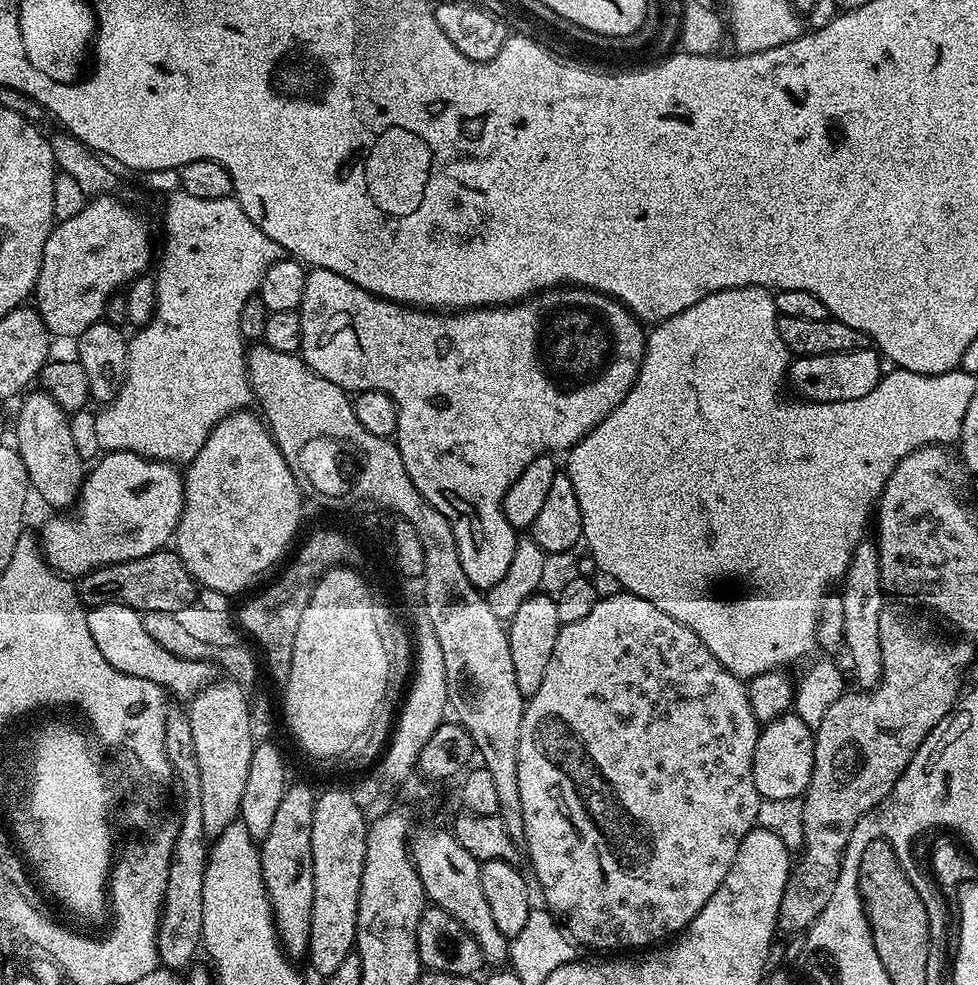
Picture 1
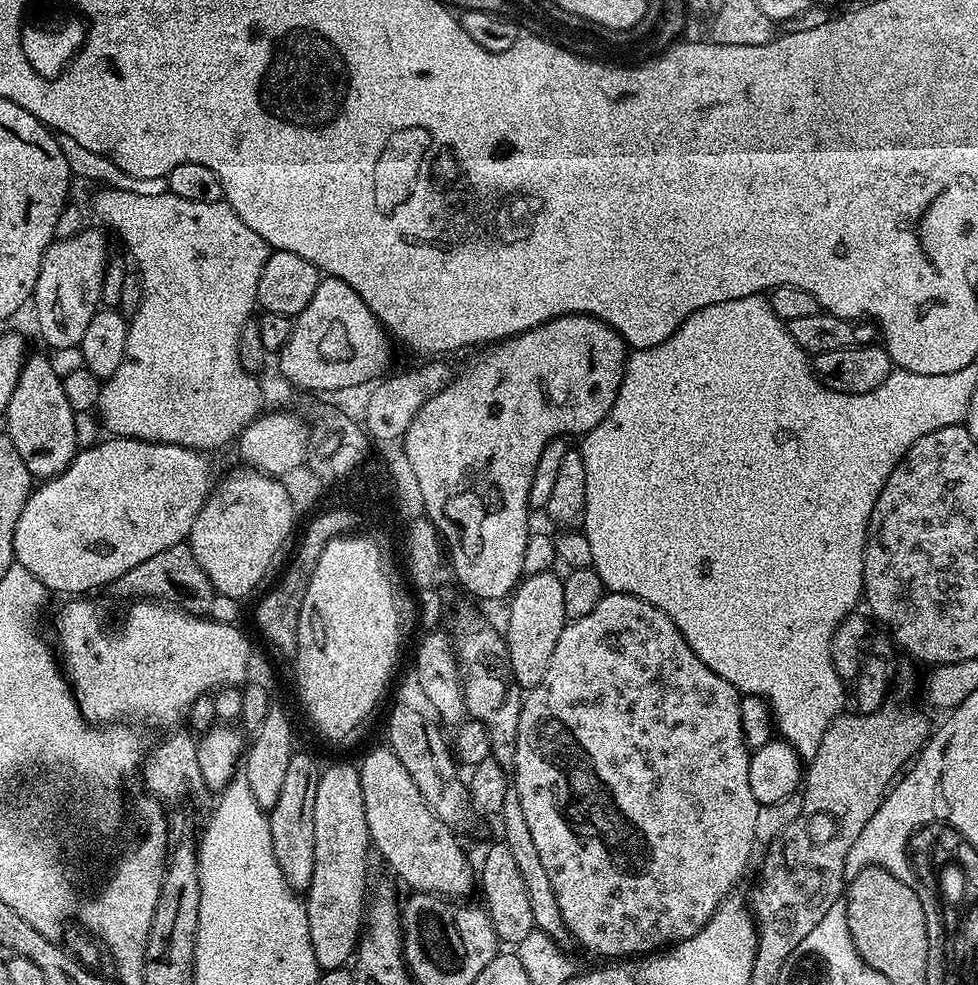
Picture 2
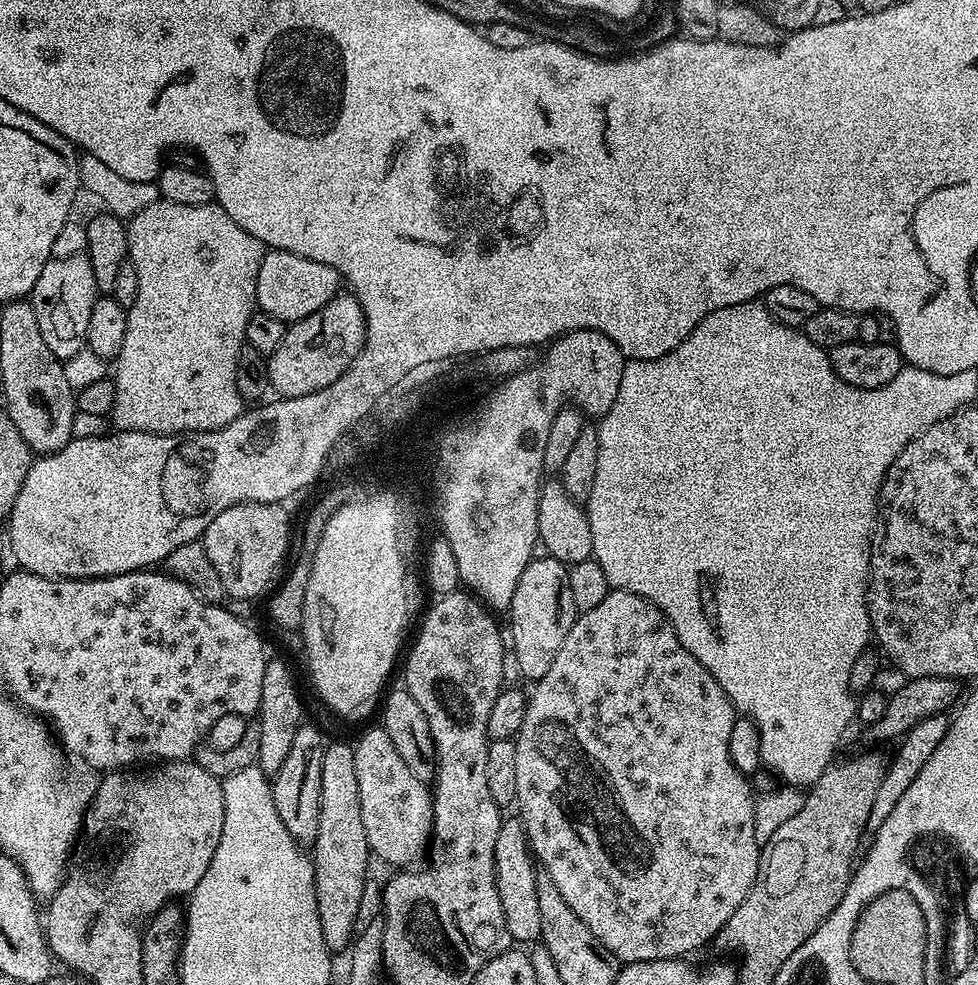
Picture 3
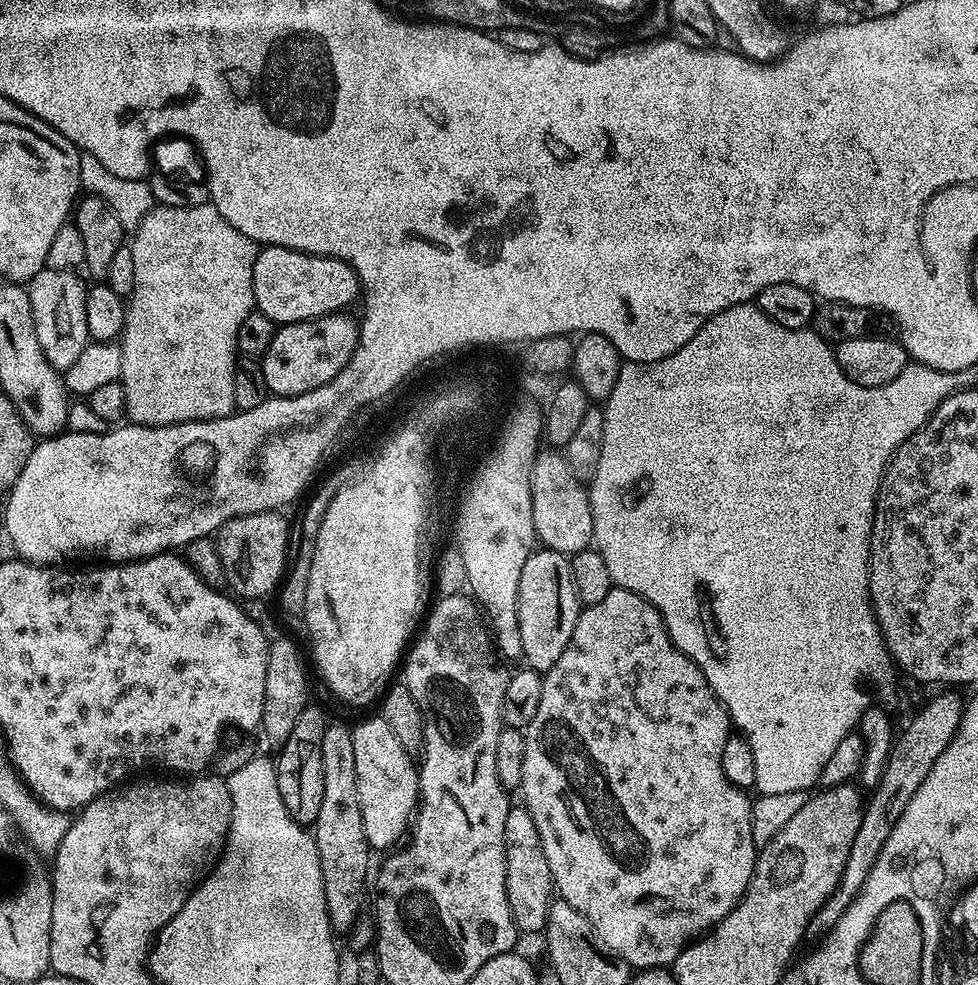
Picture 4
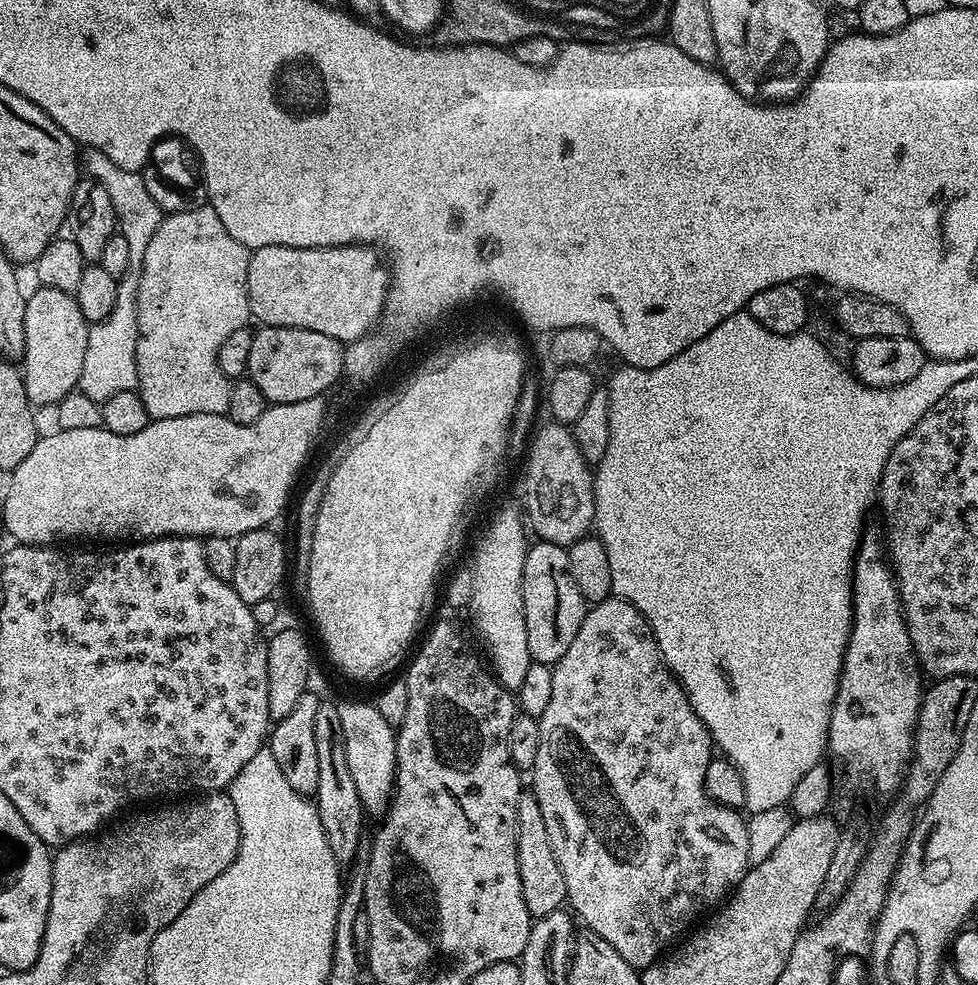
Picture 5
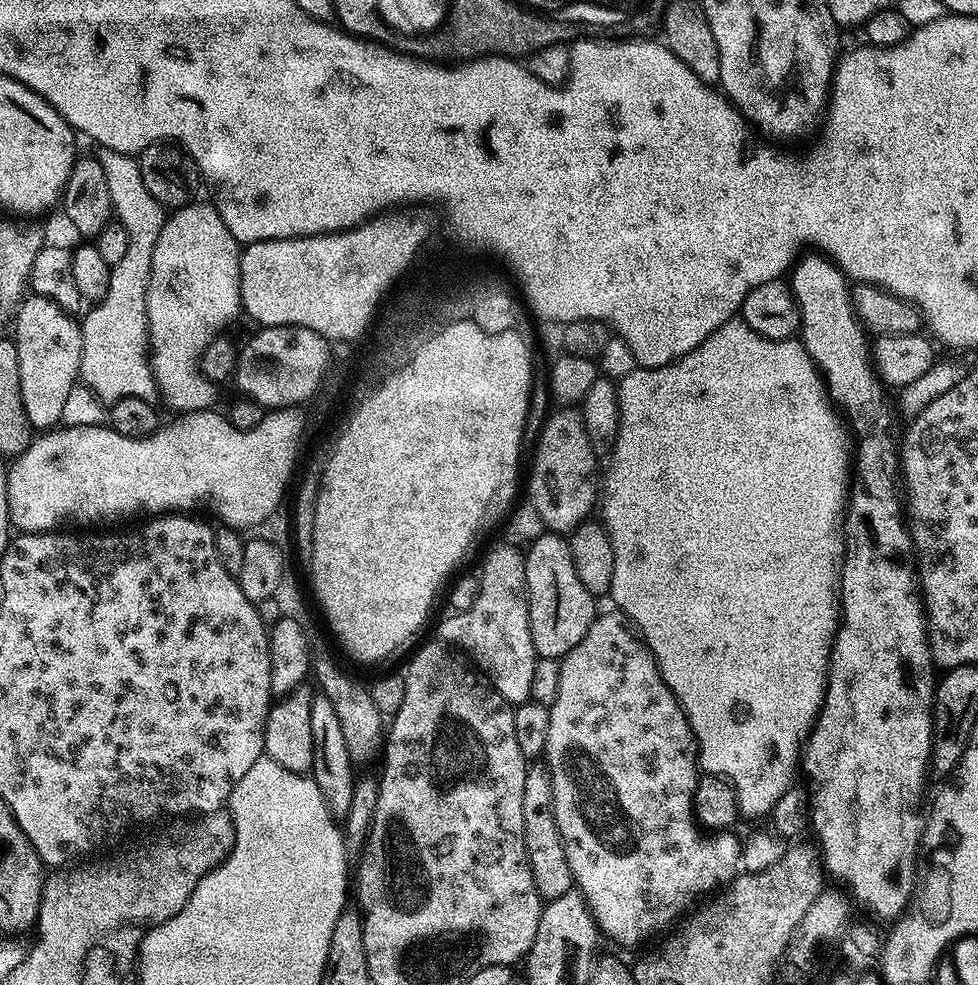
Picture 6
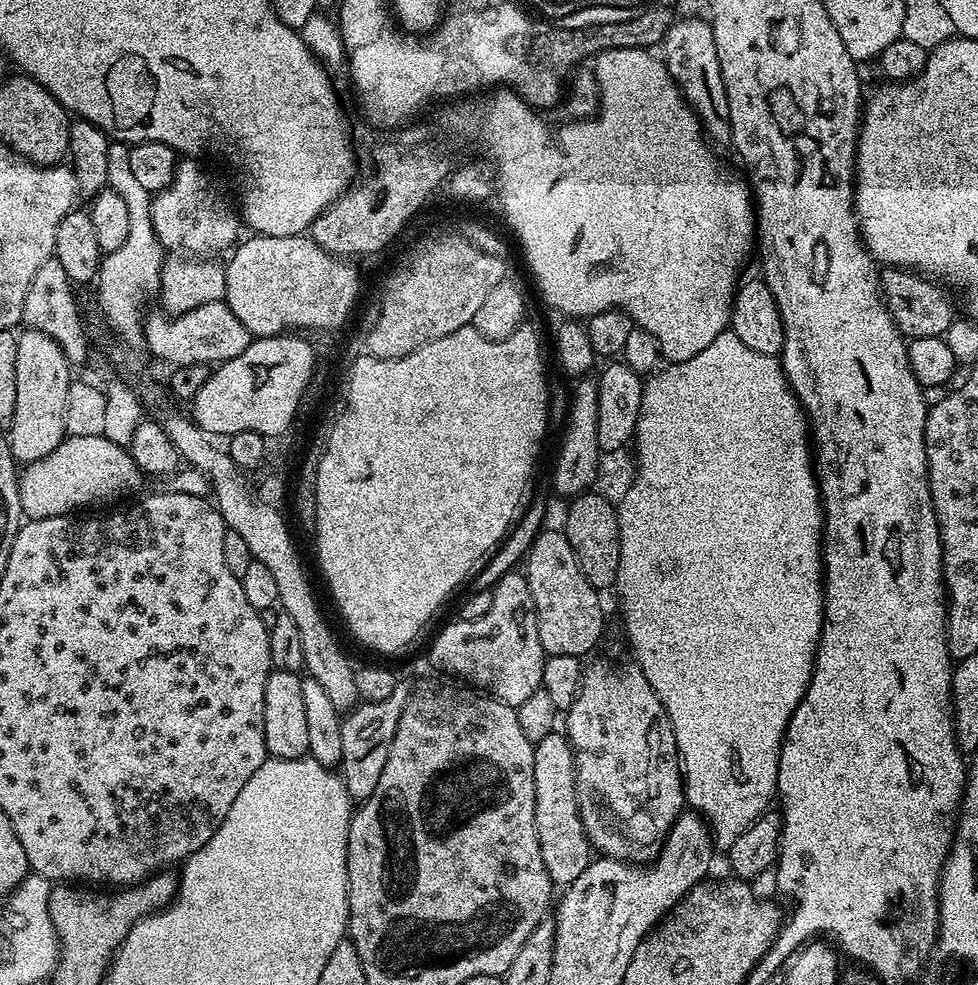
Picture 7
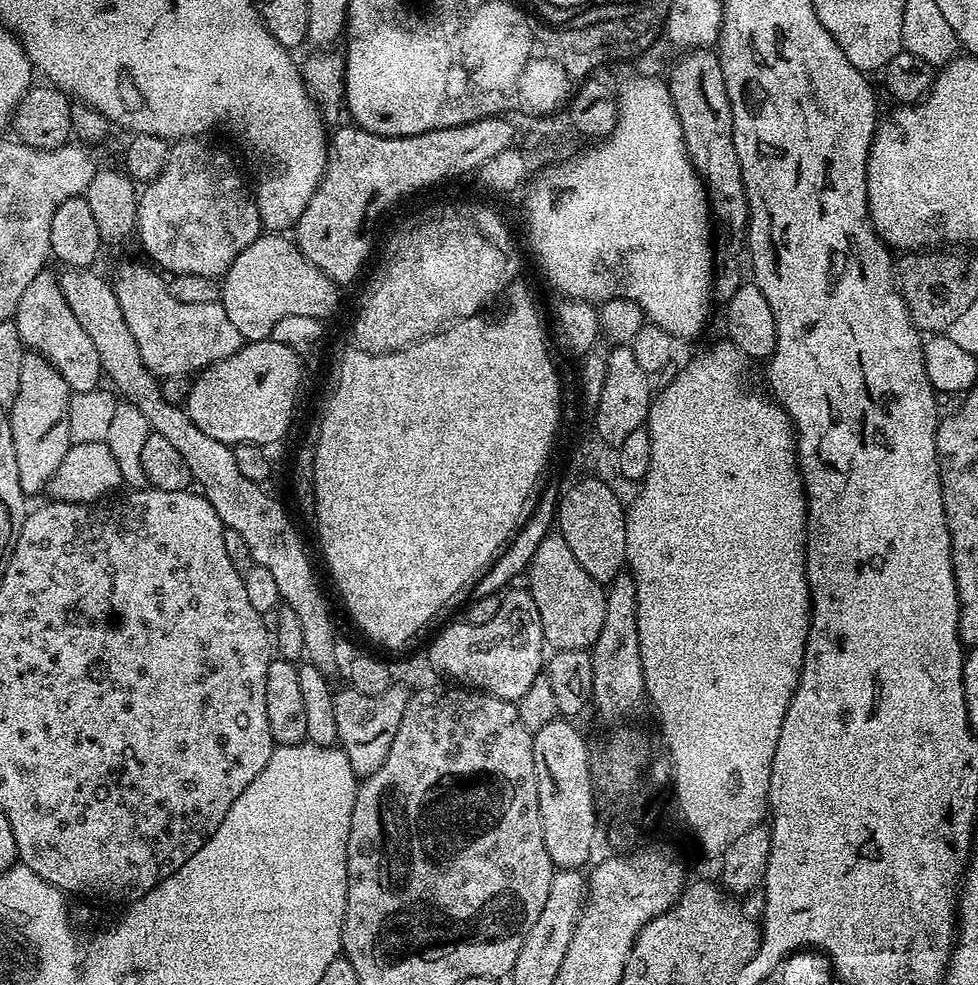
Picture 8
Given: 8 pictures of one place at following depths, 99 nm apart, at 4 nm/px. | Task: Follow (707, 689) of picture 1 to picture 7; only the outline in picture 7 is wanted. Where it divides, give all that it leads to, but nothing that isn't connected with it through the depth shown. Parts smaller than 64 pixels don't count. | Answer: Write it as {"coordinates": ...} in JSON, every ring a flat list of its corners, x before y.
{"coordinates":[[596,660,592,665,584,668,584,676,580,680,580,689,574,698,574,702,566,710,568,716,568,732,566,739,574,753,574,791,576,793,576,810,580,818,580,826,584,829,585,837,593,849,596,848,601,857,610,860,626,860,633,864,651,862,660,855,660,848,664,844,664,839,668,836,668,831,672,829,673,822,677,816,686,808,686,797,684,794,684,777,682,775,682,765,680,753,676,750,676,739,670,718,658,698,654,694,654,686,646,682,646,674,639,664,629,662,629,664,611,664,608,660]]}

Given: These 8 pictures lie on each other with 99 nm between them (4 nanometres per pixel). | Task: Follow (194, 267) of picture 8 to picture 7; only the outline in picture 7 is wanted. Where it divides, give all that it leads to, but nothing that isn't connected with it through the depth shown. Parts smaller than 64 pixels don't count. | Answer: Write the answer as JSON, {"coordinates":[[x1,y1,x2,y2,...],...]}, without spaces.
{"coordinates":[[192,158,177,163,170,186,152,197,154,234,158,234,158,242,169,253,187,254,192,258,216,258,219,252,227,253,241,239,242,220,237,209,233,205,231,208,216,193,203,166,188,159]]}

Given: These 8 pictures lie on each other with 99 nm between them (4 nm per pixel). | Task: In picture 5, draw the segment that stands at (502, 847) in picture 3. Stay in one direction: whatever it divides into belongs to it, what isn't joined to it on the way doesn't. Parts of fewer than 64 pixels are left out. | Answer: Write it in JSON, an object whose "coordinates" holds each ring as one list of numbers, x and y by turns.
{"coordinates":[[531,790,521,791,518,798,518,818,516,819,516,845,518,846,518,872,522,878,522,890,533,918,546,914,554,914,565,907,566,878,562,878,562,866,558,866,558,858,554,858,554,850,550,846,550,834,546,834,546,821,542,819,542,809,538,806,538,798]]}

